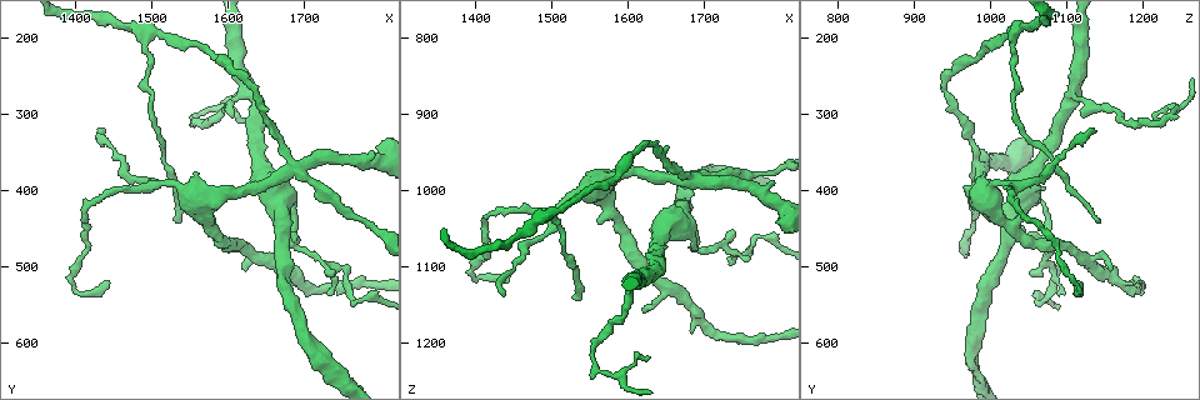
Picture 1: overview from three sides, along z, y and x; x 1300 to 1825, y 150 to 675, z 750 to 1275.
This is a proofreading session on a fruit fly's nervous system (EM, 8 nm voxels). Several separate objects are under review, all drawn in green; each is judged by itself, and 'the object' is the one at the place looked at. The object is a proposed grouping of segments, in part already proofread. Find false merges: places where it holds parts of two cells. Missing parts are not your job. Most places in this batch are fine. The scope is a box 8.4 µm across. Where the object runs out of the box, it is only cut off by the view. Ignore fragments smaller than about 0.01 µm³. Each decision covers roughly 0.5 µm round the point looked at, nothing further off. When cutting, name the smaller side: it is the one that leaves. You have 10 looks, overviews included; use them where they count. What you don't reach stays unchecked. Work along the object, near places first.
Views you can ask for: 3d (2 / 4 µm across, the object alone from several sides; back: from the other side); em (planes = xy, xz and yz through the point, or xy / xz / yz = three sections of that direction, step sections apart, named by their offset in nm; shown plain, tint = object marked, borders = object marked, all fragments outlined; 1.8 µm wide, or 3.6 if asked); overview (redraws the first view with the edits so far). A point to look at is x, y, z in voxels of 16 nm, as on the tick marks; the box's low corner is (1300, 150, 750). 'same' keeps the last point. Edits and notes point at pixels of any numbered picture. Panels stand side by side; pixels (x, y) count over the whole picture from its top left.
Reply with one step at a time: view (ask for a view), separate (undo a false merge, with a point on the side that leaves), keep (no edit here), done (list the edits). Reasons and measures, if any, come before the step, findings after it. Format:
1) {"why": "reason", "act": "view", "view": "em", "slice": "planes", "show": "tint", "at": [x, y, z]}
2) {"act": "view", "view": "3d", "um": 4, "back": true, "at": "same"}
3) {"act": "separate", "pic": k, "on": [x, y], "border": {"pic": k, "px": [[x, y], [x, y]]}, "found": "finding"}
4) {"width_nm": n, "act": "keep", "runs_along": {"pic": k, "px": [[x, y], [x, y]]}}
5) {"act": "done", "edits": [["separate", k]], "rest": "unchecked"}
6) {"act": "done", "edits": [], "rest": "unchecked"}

{"why": "three-way junction", "act": "view", "view": "em", "slice": "planes", "show": "tint", "at": [1500, 395, 1030]}

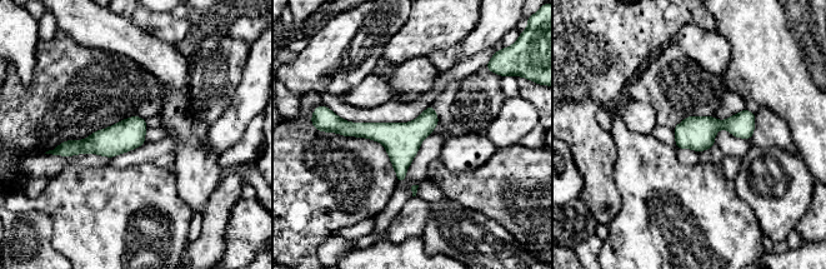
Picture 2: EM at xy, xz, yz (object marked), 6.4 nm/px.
{"act": "keep", "runs_along": {"pic": 2, "px": [[435, 119], [415, 131], [339, 124]]}, "found": "all the same cell"}

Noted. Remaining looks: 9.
{"why": "arms part here", "act": "view", "view": "em", "slice": "planes", "show": "borders", "at": [1505, 190, 1025]}

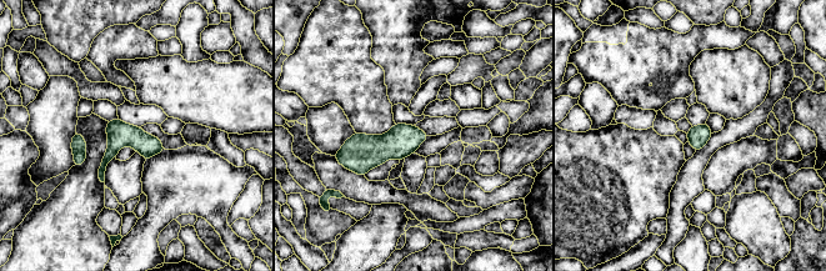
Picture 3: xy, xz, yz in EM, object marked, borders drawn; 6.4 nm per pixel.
{"act": "keep", "runs_along": {"pic": 3, "px": [[160, 147], [121, 141], [101, 175]]}, "found": "continuous, no second cell"}

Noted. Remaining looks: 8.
{"why": "sharp bend", "act": "view", "view": "em", "slice": "planes", "show": "tint", "at": [1685, 445, 1080]}

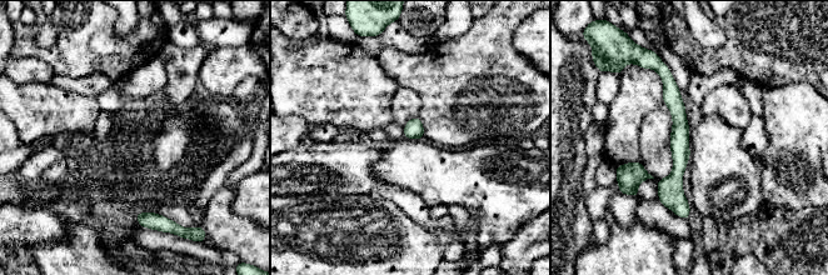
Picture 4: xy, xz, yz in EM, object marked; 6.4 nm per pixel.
{"act": "keep", "found": "all the same cell"}

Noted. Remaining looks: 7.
{"why": "sharp bend", "act": "view", "view": "3d", "um": 2, "at": [1625, 270, 1110]}

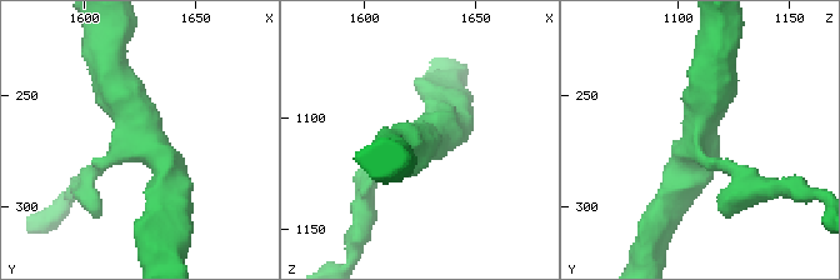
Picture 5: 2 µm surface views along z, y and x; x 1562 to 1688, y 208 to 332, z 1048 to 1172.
{"arms": 3, "act": "view", "view": "em", "slice": "planes", "show": "tint", "at": [1625, 272, 1109]}

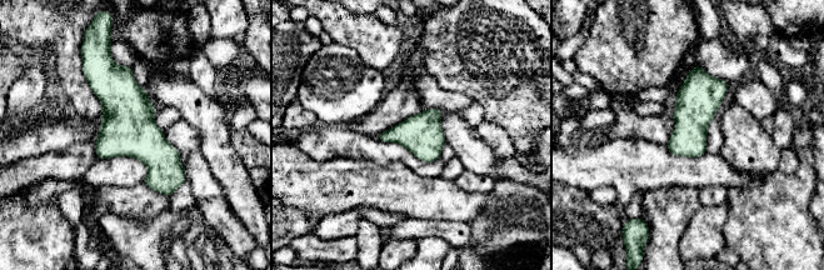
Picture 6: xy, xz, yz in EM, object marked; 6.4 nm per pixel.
{"act": "keep", "runs_along": {"pic": 6, "px": [[105, 68], [169, 191]]}, "found": "all the same cell"}

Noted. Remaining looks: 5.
{"act": "done", "edits": [], "rest": "unchecked"}

